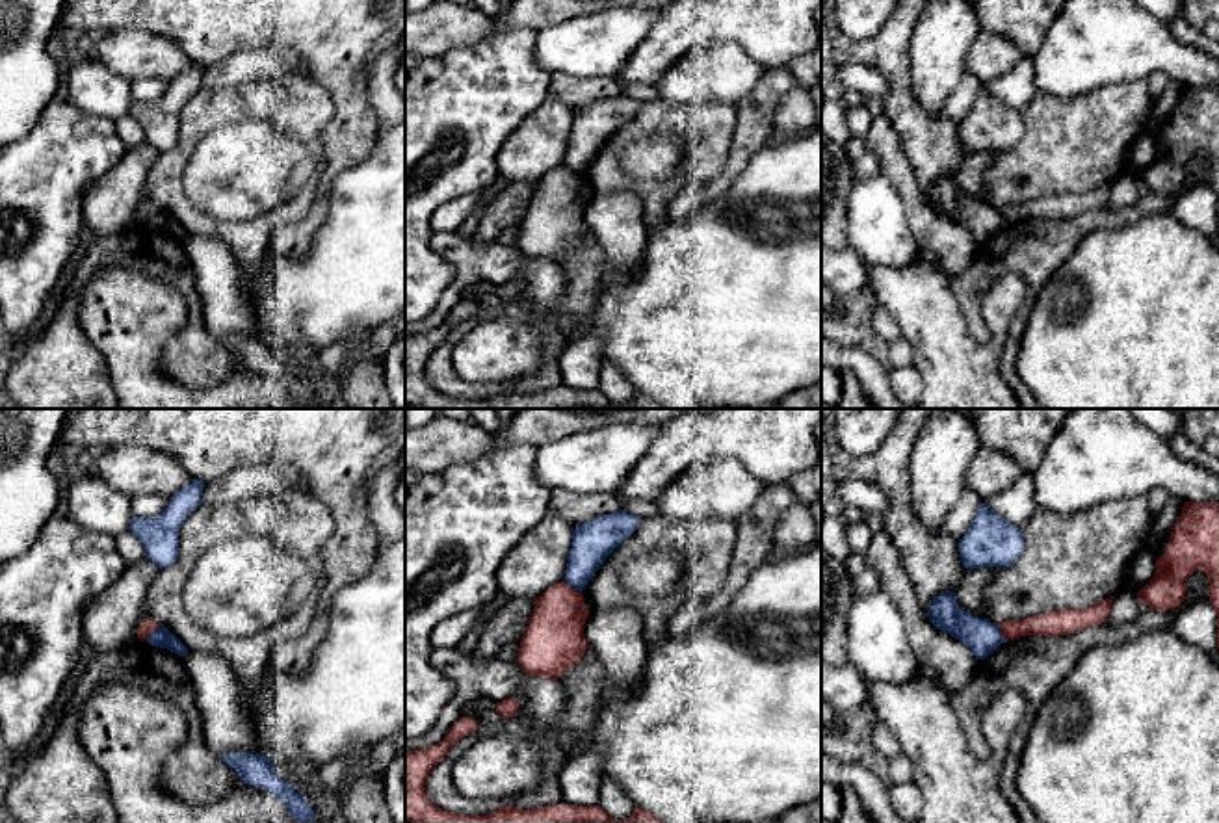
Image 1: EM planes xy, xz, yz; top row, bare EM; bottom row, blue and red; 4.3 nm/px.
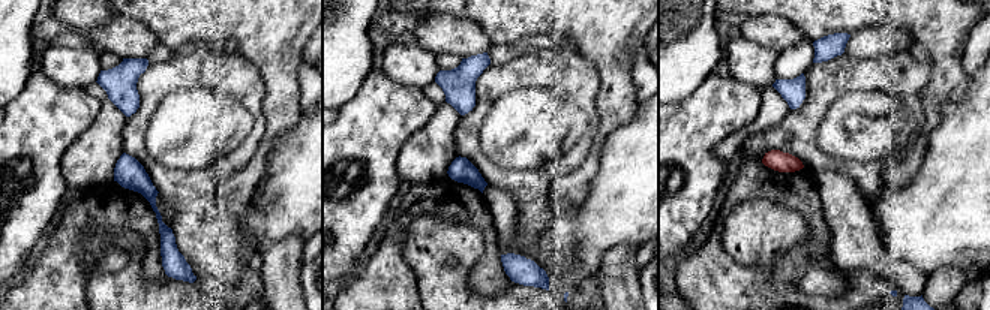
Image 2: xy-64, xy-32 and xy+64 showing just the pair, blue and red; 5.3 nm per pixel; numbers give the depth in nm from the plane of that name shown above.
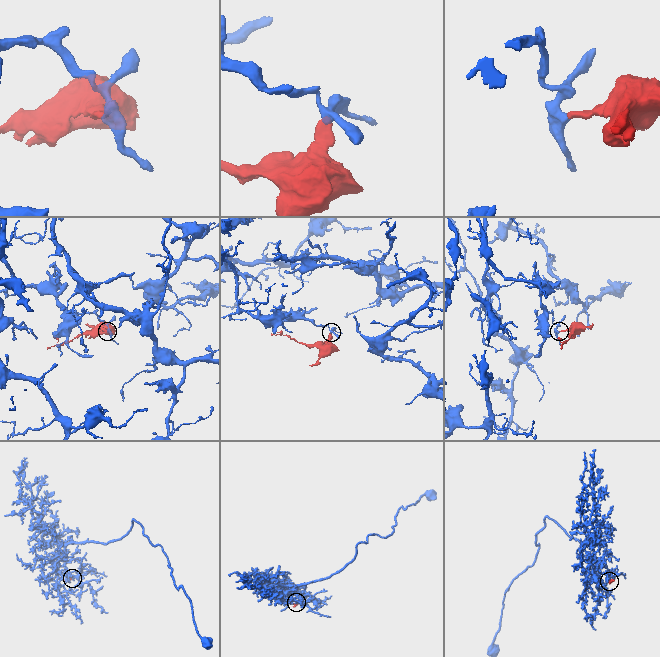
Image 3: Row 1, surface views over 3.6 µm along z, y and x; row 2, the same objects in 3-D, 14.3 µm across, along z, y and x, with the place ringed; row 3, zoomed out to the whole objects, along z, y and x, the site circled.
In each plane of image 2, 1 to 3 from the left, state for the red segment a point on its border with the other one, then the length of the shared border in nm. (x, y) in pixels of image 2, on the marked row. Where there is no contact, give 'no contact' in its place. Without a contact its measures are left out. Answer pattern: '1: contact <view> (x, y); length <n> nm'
1: no contact
2: no contact
3: no contact

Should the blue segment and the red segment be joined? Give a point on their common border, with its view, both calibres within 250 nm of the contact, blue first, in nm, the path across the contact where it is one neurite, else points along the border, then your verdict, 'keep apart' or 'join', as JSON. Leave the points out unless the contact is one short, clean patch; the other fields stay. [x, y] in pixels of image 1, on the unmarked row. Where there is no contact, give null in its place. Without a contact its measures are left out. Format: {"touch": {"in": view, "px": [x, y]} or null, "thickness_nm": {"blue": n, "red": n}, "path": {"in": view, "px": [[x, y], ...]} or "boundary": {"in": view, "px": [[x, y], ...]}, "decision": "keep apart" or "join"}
{"touch": {"in": "xz", "px": [573, 169]}, "thickness_nm": {"blue": 180, "red": 260}, "boundary": {"in": "xz", "px": [[563, 164], [580, 177]]}, "decision": "keep apart"}

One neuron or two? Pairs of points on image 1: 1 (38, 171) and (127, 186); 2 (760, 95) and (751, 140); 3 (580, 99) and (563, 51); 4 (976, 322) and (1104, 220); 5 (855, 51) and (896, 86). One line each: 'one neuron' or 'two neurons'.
1: two neurons
2: one neuron
3: two neurons
4: one neuron
5: one neuron

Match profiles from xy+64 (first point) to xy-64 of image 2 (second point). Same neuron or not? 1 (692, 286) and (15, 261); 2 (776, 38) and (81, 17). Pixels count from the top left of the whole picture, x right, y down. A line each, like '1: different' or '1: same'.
1: different
2: different

